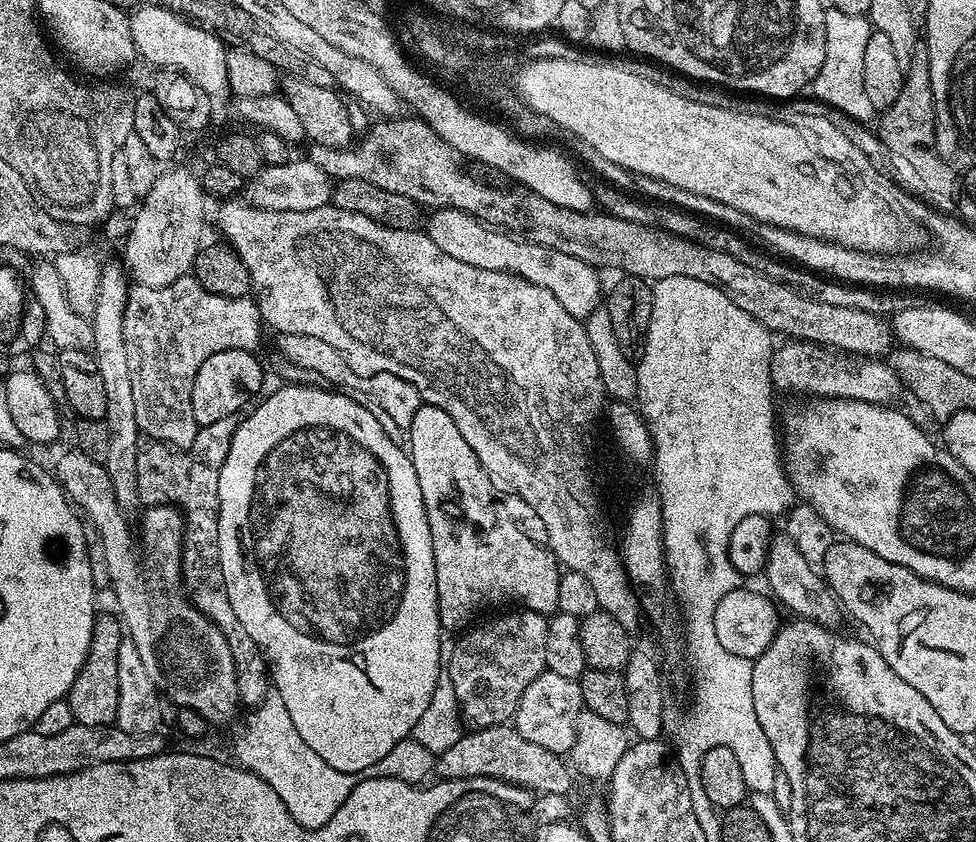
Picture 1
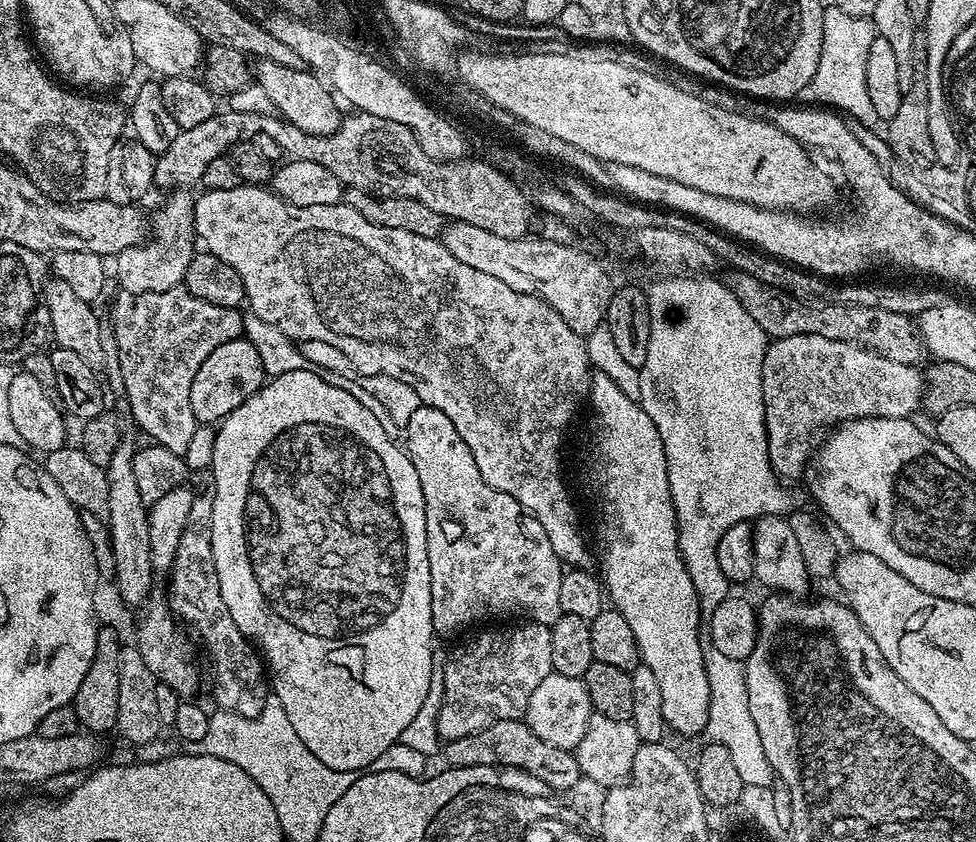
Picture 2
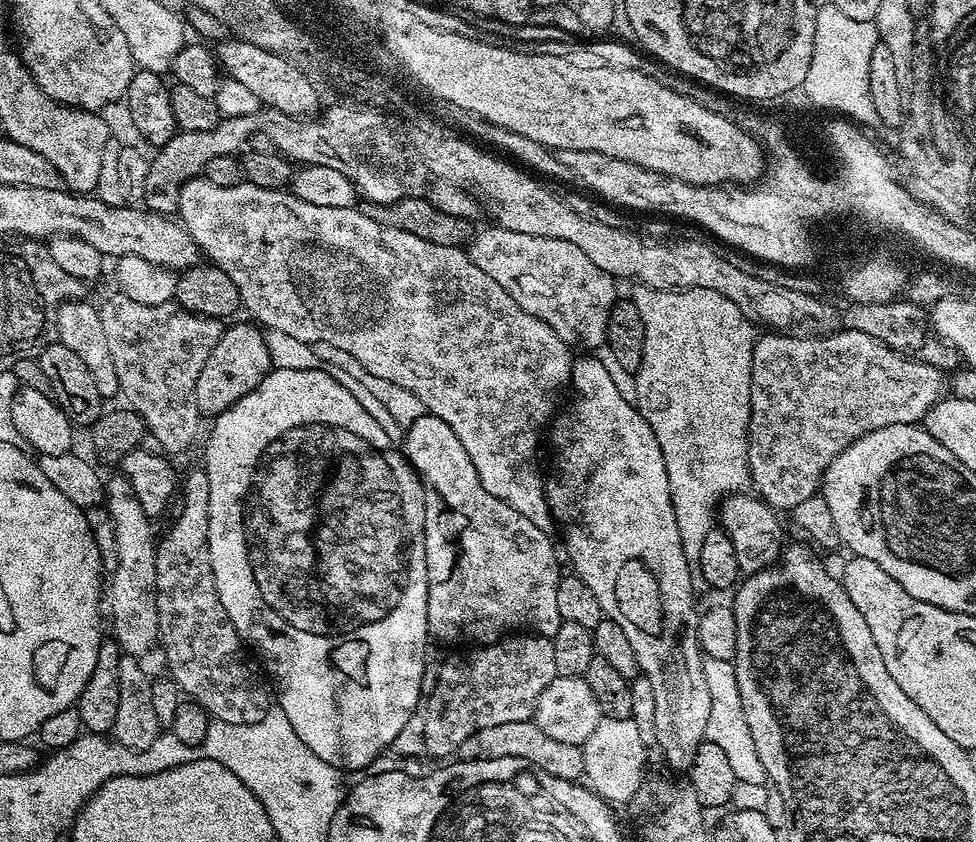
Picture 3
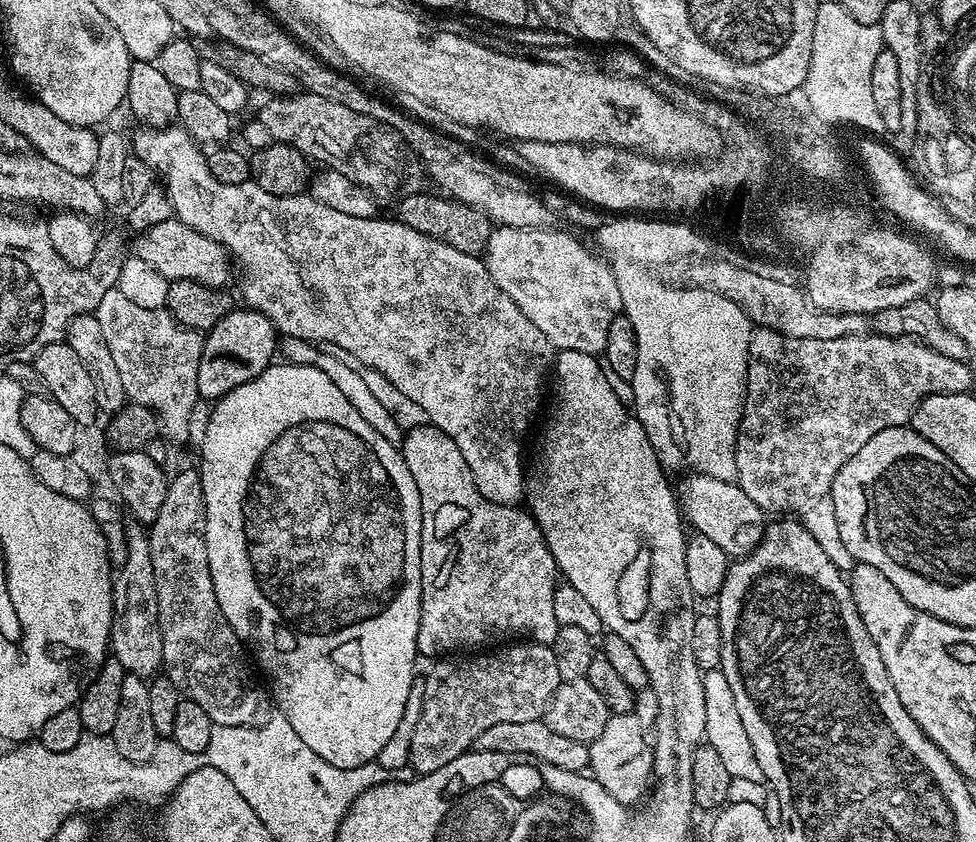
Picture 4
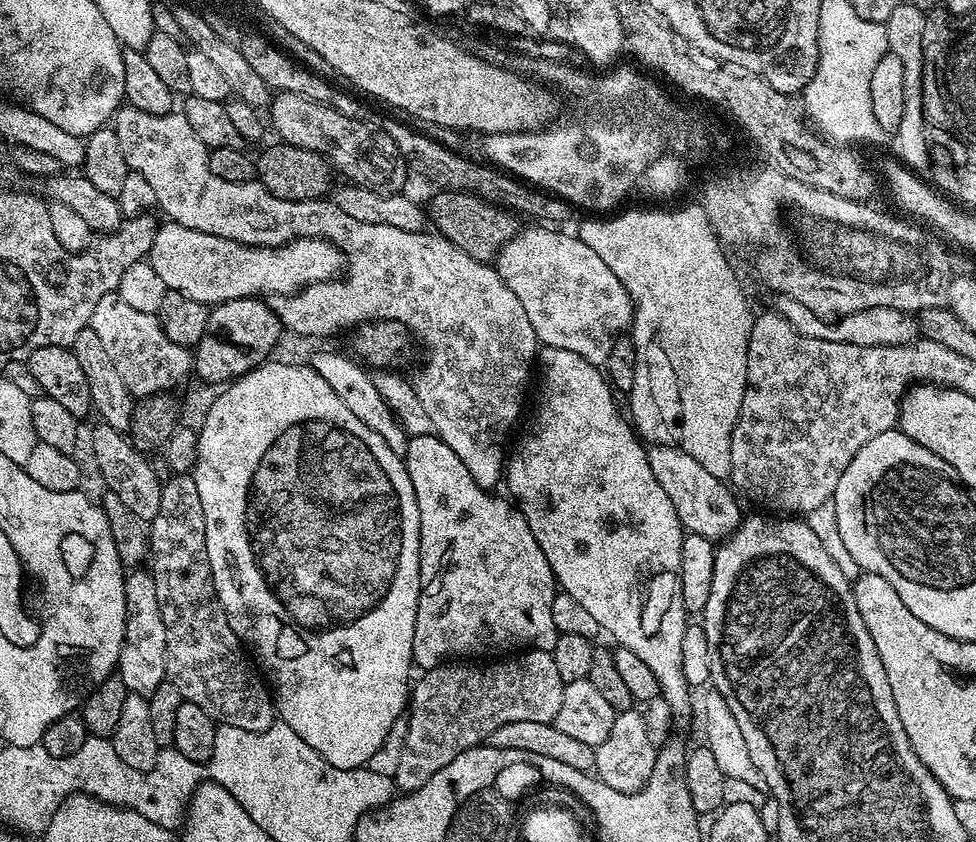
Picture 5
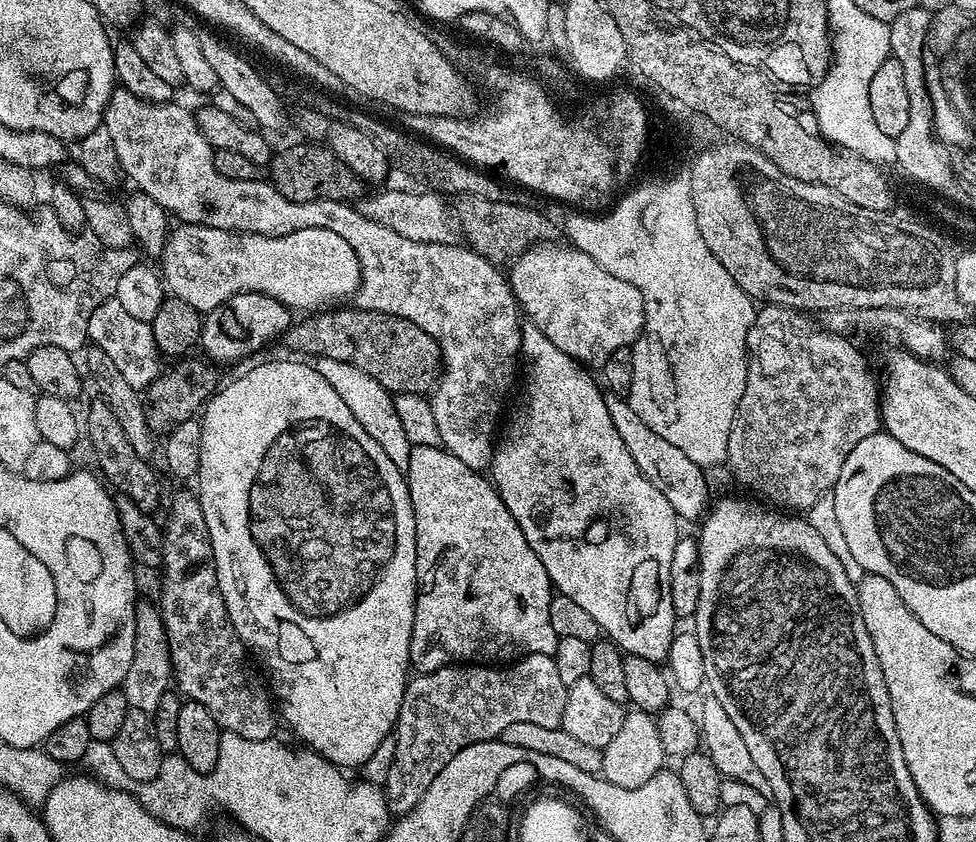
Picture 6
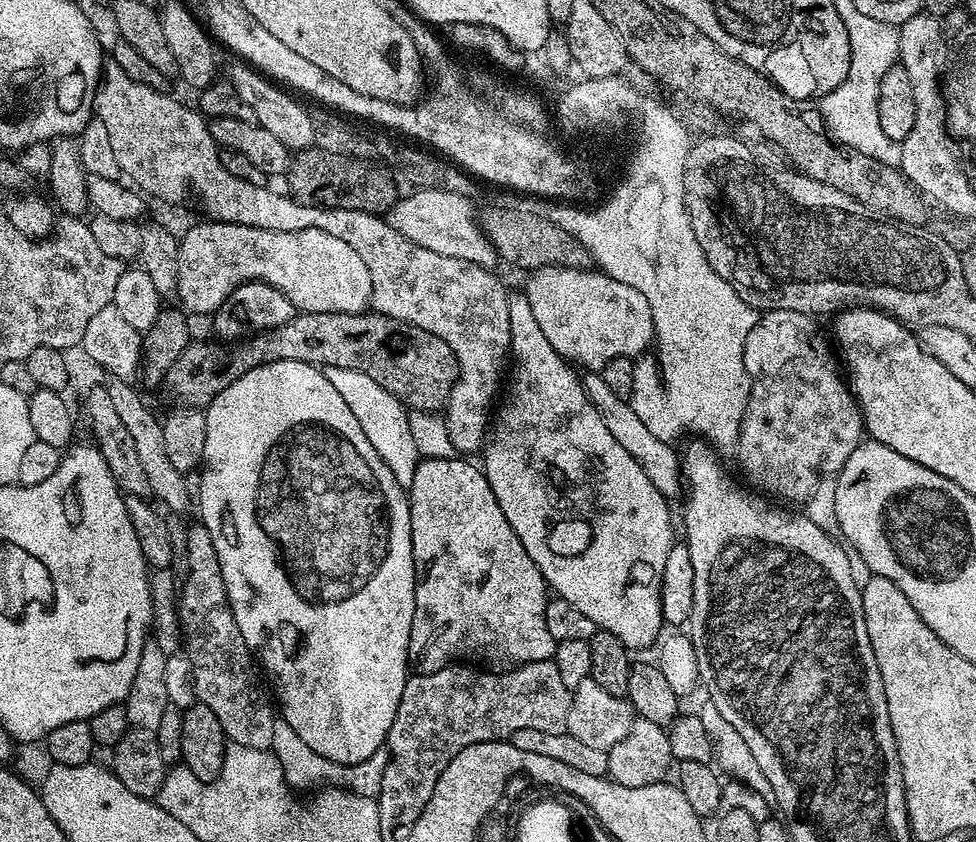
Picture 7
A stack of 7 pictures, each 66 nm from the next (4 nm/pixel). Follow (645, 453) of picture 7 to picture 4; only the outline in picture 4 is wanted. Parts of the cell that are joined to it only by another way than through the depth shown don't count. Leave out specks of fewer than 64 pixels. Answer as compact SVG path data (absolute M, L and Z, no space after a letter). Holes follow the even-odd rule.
M689 475L682 492L682 516L701 536L722 546L729 558L747 556L764 538L766 514L746 498L746 490L730 480L719 480L713 476Z

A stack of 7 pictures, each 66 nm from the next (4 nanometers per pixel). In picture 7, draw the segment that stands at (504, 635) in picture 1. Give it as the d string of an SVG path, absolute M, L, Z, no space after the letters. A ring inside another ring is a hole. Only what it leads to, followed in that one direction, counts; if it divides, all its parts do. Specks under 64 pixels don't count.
M555 659L530 662L520 668L510 668L507 670L481 670L476 666L449 666L437 672L409 675L406 686L402 690L402 698L398 702L398 714L394 714L394 722L390 726L386 741L388 761L386 762L386 774L382 774L382 790L378 797L381 820L385 822L391 822L391 820L408 820L407 822L414 822L419 816L422 816L426 802L432 800L434 786L440 784L442 770L446 770L446 766L450 766L452 759L462 750L466 750L466 746L485 744L491 740L507 741L518 730L547 730L549 734L568 731L568 715L570 714L571 701L572 689L568 688L566 682L562 682L562 677L558 675L558 666L556 665Z

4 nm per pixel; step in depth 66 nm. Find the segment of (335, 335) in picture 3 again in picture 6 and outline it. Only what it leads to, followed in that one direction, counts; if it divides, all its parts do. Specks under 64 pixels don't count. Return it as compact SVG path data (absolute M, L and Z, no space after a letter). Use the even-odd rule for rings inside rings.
M117 87L113 91L104 108L102 127L114 141L114 150L118 150L121 173L127 179L129 176L154 203L173 212L177 216L175 219L185 224L201 224L231 232L253 232L263 236L281 236L294 234L294 230L321 228L334 230L334 234L346 238L360 263L360 289L354 297L355 307L406 318L414 322L414 326L422 326L422 330L438 342L442 371L430 393L430 403L441 445L454 454L454 458L466 462L466 466L474 470L487 469L492 463L496 415L504 408L504 399L512 388L512 375L516 372L520 355L522 316L507 275L467 246L410 242L410 238L402 238L402 234L394 234L394 230L386 230L386 226L362 218L360 211L351 203L342 200L290 202L290 198L278 194L267 179L222 178L222 174L214 170L214 150L206 138L202 138L195 115L176 103L148 104L142 98L134 98L134 94L124 88Z

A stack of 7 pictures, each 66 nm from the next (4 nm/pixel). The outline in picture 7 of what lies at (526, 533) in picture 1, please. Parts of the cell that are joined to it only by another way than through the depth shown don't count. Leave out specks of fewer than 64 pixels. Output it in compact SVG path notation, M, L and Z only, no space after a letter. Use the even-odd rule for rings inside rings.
M430 458L429 460L421 459L418 470L414 470L414 482L408 487L408 509L410 510L410 534L412 535L412 553L414 554L414 570L416 571L416 593L414 594L414 622L410 622L410 642L408 643L408 662L411 671L416 674L426 672L437 672L443 668L455 665L457 662L475 662L477 665L483 666L488 670L507 670L510 668L520 668L524 664L530 662L542 662L543 660L553 659L556 655L557 640L550 638L550 630L546 630L546 606L550 599L550 588L544 583L544 575L538 570L538 566L534 566L534 558L530 558L530 554L526 554L526 546L522 546L522 542L518 538L518 534L514 534L514 526L510 526L510 522L506 522L506 514L502 514L502 506L498 506L498 498L494 498L494 490L490 490L490 482L486 482L483 471L479 467L476 468L472 464L467 464L467 459L453 458Z

